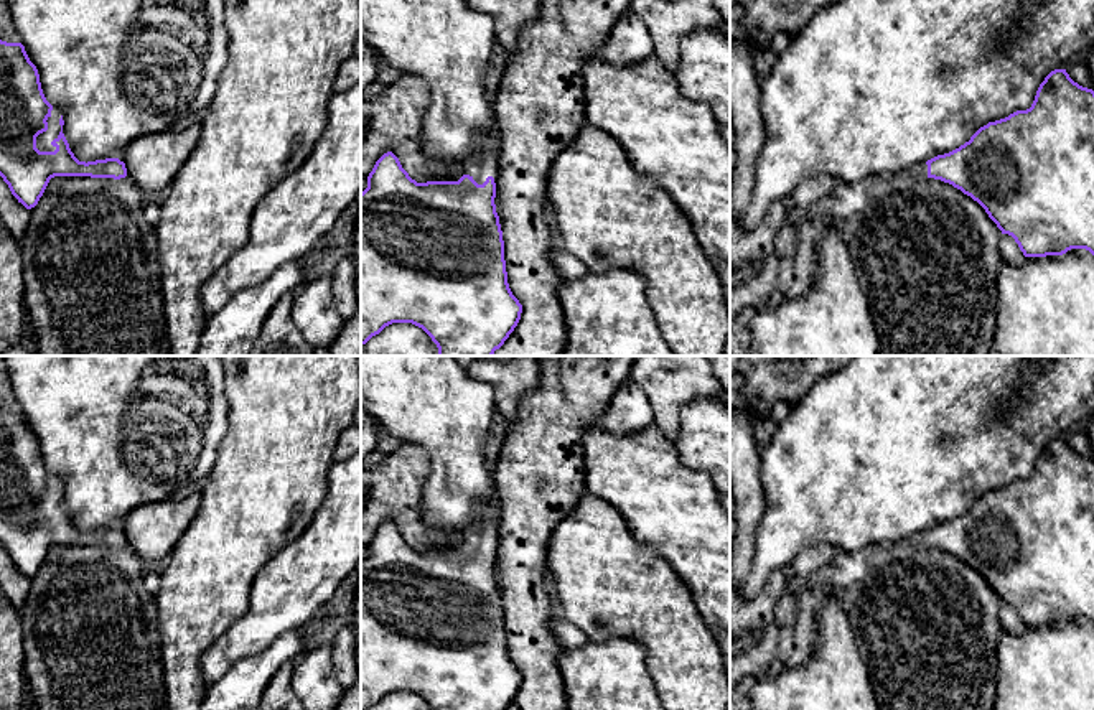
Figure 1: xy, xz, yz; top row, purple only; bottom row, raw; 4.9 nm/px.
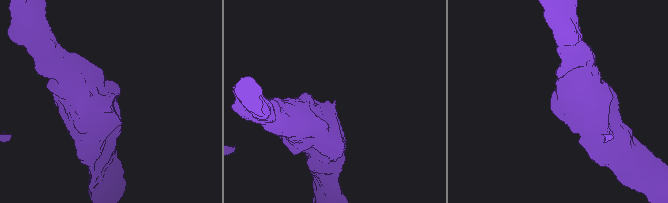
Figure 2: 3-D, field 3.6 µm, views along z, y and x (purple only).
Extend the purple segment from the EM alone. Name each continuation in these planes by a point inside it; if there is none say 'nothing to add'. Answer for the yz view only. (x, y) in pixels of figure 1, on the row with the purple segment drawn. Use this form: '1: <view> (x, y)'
1: yz (846, 200)

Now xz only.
1: xz (483, 165)

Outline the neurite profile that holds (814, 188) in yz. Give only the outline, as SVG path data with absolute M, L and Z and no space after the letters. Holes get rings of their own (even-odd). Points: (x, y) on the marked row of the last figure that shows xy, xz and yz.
M829 175L811 176L796 186L791 198L794 201L794 206L807 208L816 201L827 198L834 186L835 180Z

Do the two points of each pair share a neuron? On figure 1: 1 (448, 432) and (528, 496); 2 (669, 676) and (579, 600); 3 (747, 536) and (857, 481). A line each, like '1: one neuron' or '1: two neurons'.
1: two neurons
2: one neuron
3: two neurons

